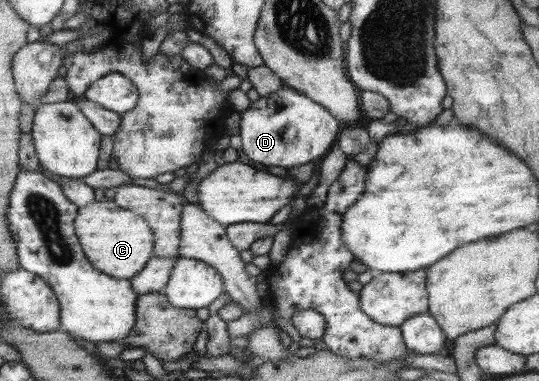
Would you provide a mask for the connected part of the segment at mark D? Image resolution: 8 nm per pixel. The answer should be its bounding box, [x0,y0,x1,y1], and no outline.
[240,86,341,171]

